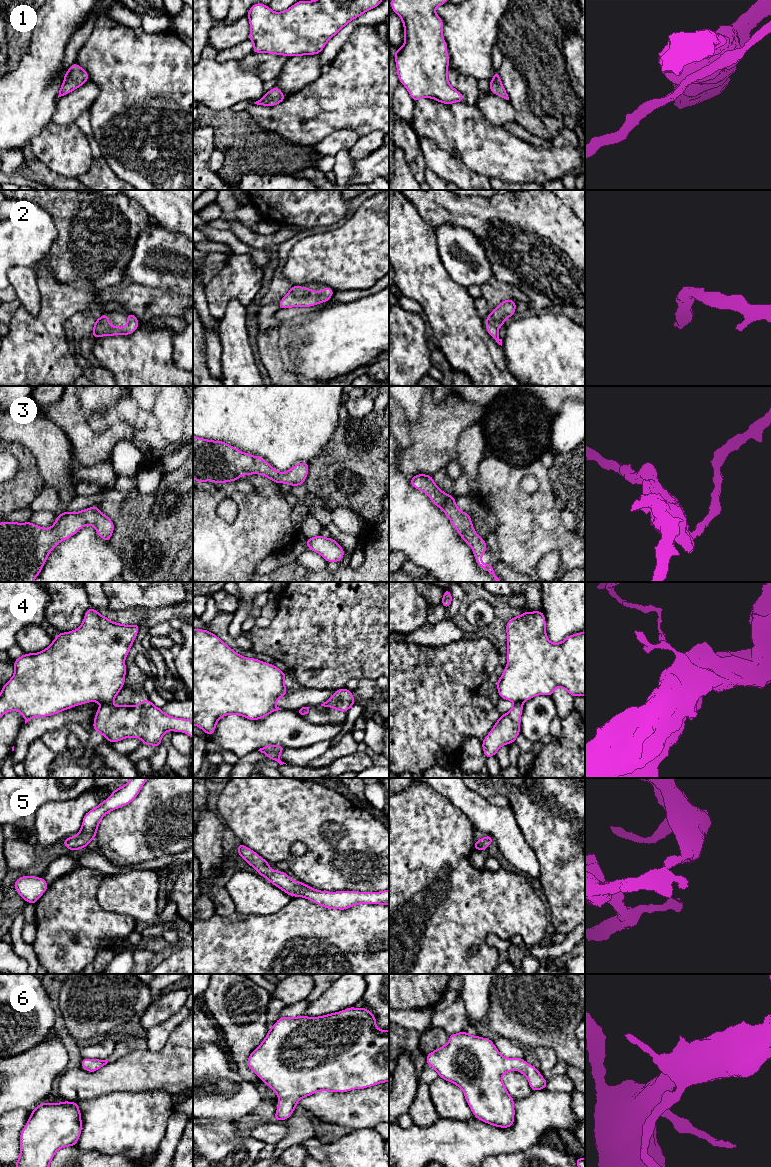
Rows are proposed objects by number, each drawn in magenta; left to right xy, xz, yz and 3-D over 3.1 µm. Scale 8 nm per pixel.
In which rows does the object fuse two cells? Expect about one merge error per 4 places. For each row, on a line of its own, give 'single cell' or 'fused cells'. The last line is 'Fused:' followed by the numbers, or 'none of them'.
1: single cell
2: single cell
3: single cell
4: fused cells
5: single cell
6: single cell
Fused: 4

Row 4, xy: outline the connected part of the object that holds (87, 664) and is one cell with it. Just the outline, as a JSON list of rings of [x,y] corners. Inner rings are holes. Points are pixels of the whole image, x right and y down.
[[[91,607],[85,612],[83,622],[78,629],[75,629],[70,632],[58,633],[56,638],[53,639],[53,642],[43,651],[32,654],[23,654],[21,657],[14,660],[14,675],[2,687],[0,692],[0,718],[7,712],[18,711],[24,717],[26,724],[29,720],[32,720],[34,717],[46,717],[55,715],[69,708],[73,708],[75,706],[82,705],[88,702],[100,702],[101,704],[112,703],[125,684],[125,658],[128,655],[130,648],[137,636],[139,627],[139,624],[124,625],[110,621],[106,616],[99,614],[96,609]]]

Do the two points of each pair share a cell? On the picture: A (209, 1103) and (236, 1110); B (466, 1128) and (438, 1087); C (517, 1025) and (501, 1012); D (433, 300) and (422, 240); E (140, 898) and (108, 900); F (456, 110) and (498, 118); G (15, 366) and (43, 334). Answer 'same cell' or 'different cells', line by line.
A: same cell
B: different cells
C: same cell
D: same cell
E: same cell
F: different cells
G: same cell

